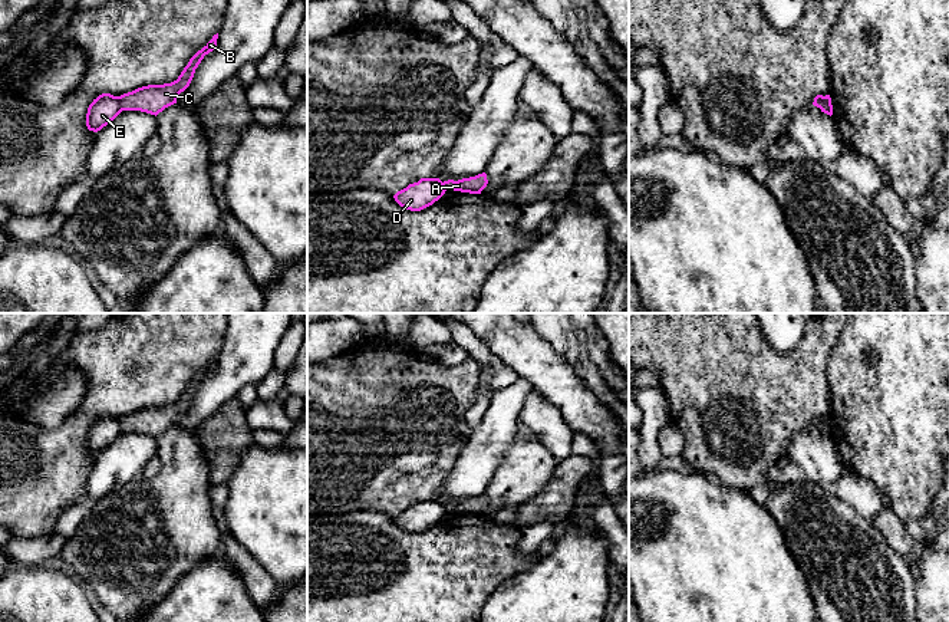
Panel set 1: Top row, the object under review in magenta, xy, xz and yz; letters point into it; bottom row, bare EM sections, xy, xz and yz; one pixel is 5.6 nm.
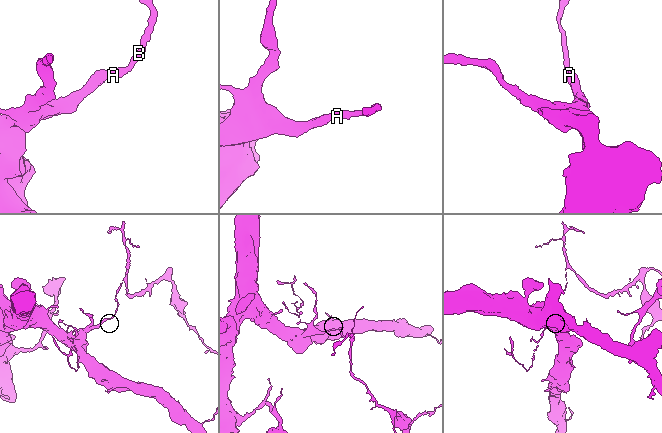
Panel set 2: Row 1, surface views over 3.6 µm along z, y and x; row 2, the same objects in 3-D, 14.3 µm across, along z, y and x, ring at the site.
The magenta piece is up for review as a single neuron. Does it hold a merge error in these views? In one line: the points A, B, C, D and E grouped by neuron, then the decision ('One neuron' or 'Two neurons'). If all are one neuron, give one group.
Groups: A B C / D E. Two neurons

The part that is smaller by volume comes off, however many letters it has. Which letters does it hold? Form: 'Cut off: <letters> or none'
Cut off: A, B, C

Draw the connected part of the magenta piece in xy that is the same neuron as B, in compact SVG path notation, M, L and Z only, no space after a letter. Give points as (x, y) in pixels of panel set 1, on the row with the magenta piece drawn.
M218 33L214 34L212 39L190 59L177 80L164 85L142 86L121 95L119 103L122 111L141 111L156 116L165 108L177 103L179 93L190 86L195 69L204 56L215 49L217 39Z

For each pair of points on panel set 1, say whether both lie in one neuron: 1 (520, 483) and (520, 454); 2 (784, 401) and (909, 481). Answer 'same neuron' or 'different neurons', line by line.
1: same neuron
2: different neurons

